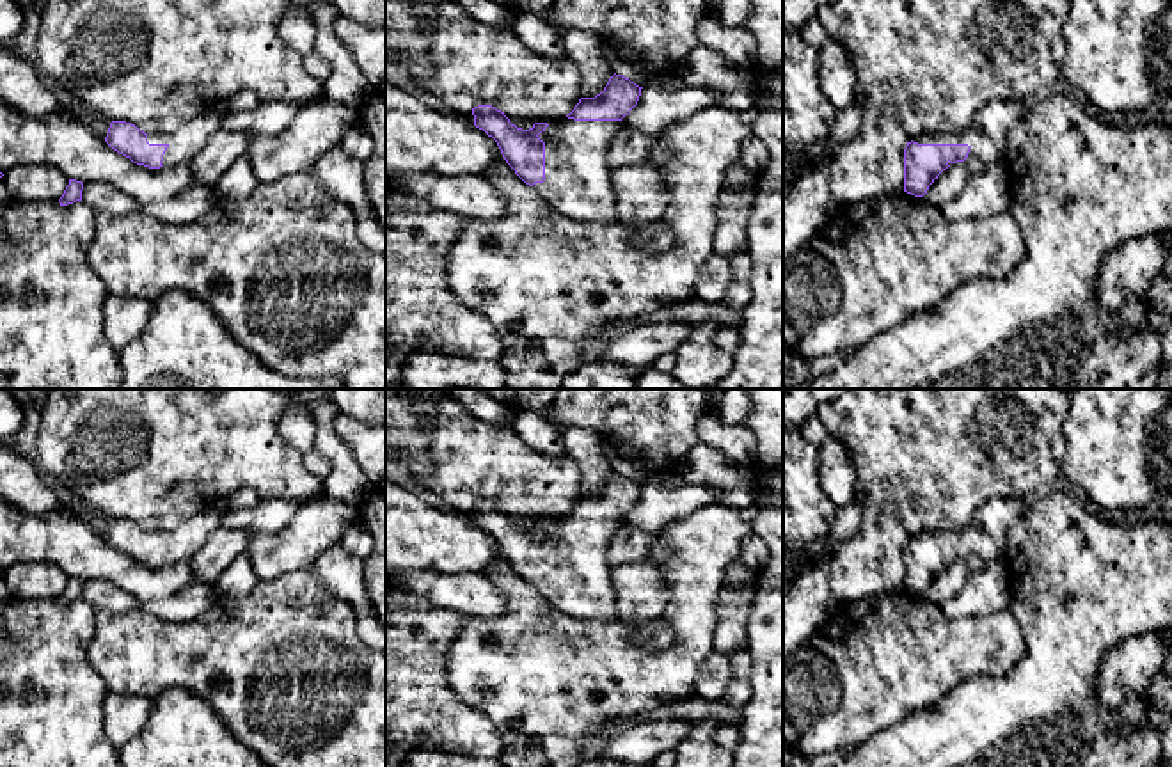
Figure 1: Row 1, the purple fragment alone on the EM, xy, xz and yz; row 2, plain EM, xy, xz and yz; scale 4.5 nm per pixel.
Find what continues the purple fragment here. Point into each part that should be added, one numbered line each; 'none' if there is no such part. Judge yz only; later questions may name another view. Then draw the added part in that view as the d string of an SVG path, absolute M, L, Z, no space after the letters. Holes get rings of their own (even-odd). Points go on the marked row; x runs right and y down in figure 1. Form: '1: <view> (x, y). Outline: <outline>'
1: yz (988, 132). Outline: M993 99L982 107L961 133L923 133L918 144L968 144L968 156L994 163L1005 160L1007 137L1025 117L1028 99Z

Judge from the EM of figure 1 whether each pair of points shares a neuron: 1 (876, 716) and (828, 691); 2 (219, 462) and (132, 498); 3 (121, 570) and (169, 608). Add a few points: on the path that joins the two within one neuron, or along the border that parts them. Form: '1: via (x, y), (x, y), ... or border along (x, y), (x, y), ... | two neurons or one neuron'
1: border along (831, 659), (840, 680), (840, 702), (810, 727) | two neurons
2: via (197, 462), (167, 462), (153, 476) | one neuron
3: border along (194, 581), (167, 597), (142, 606) | two neurons

